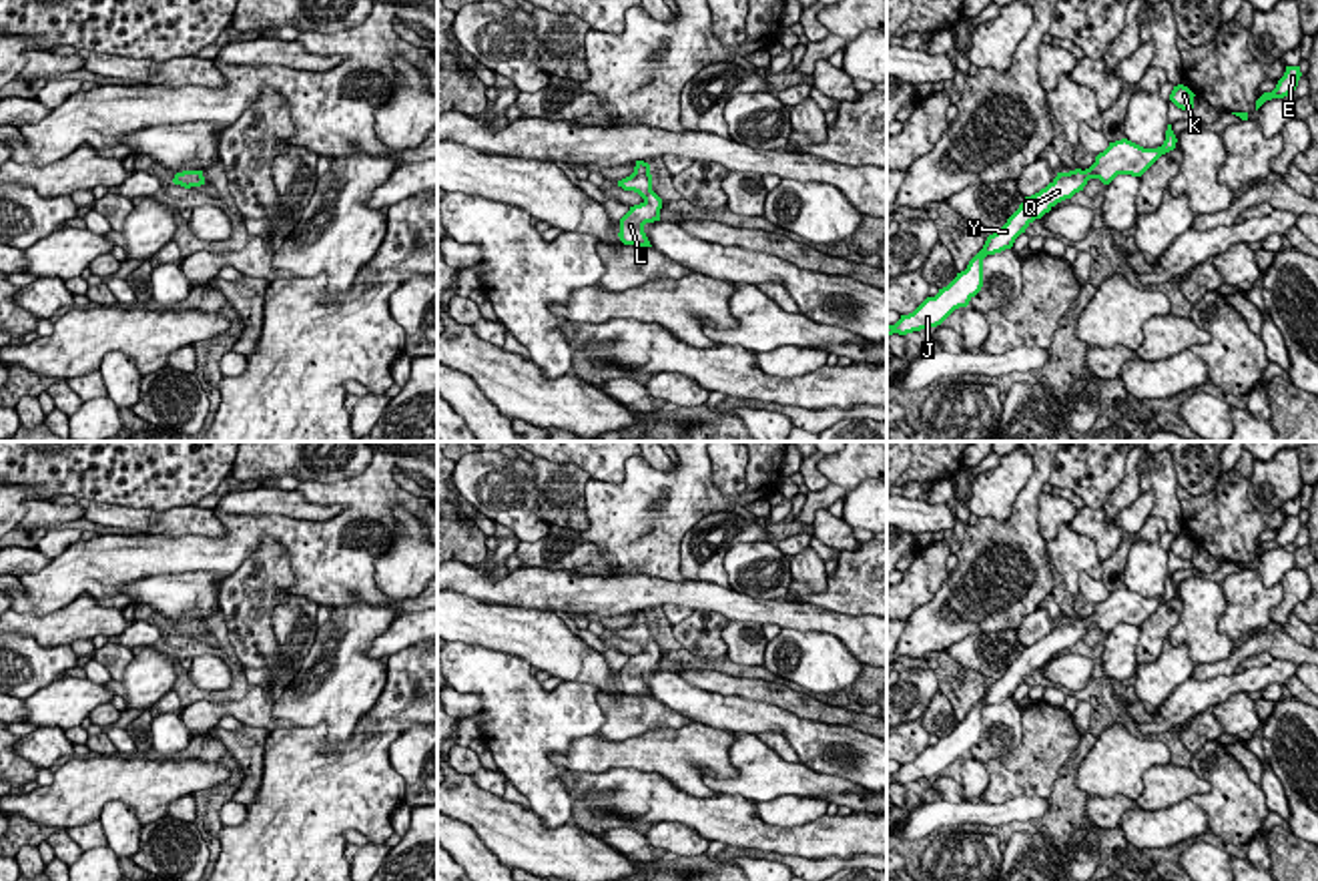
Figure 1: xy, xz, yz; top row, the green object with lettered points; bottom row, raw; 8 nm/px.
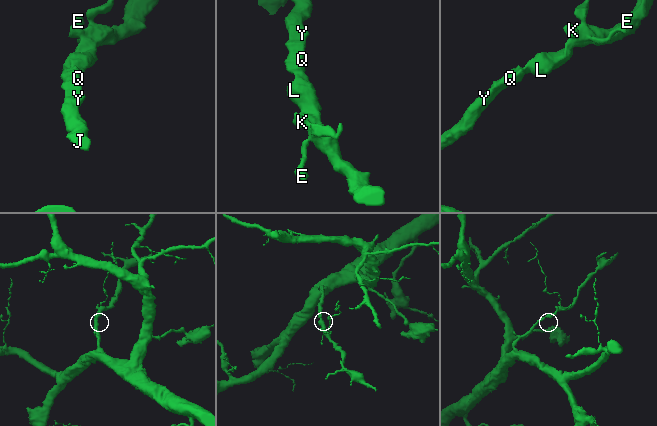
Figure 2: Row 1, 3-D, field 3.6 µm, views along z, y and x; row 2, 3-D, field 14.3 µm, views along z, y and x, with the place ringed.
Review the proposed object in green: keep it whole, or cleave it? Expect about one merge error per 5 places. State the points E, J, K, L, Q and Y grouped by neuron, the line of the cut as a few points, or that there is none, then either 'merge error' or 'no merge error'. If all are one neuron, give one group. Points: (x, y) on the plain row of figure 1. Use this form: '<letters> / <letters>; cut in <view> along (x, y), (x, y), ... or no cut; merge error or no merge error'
E J K L Q Y; no cut; no merge error

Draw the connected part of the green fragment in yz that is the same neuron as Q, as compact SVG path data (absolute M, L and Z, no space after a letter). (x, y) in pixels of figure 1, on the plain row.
M1168 574L1166 590L1158 598L1143 598L1127 588L1109 592L1109 596L1095 606L1095 612L1081 620L1057 622L1057 626L1039 642L1025 646L1019 658L1007 668L1007 672L987 686L983 698L969 710L967 718L935 747L927 747L913 763L901 765L895 775L887 773L887 787L893 783L907 785L921 779L941 775L955 759L967 757L969 751L983 737L983 708L987 704L1011 698L1015 688L1025 678L1049 662L1057 652L1071 648L1083 640L1089 628L1099 628L1109 634L1117 624L1141 626L1162 604L1176 598L1176 584Z

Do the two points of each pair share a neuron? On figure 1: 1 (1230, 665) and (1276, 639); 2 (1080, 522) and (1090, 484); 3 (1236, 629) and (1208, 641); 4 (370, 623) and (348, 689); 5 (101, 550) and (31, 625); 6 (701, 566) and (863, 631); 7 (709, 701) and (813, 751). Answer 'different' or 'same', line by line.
1: same
2: different
3: different
4: same
5: different
6: different
7: same

